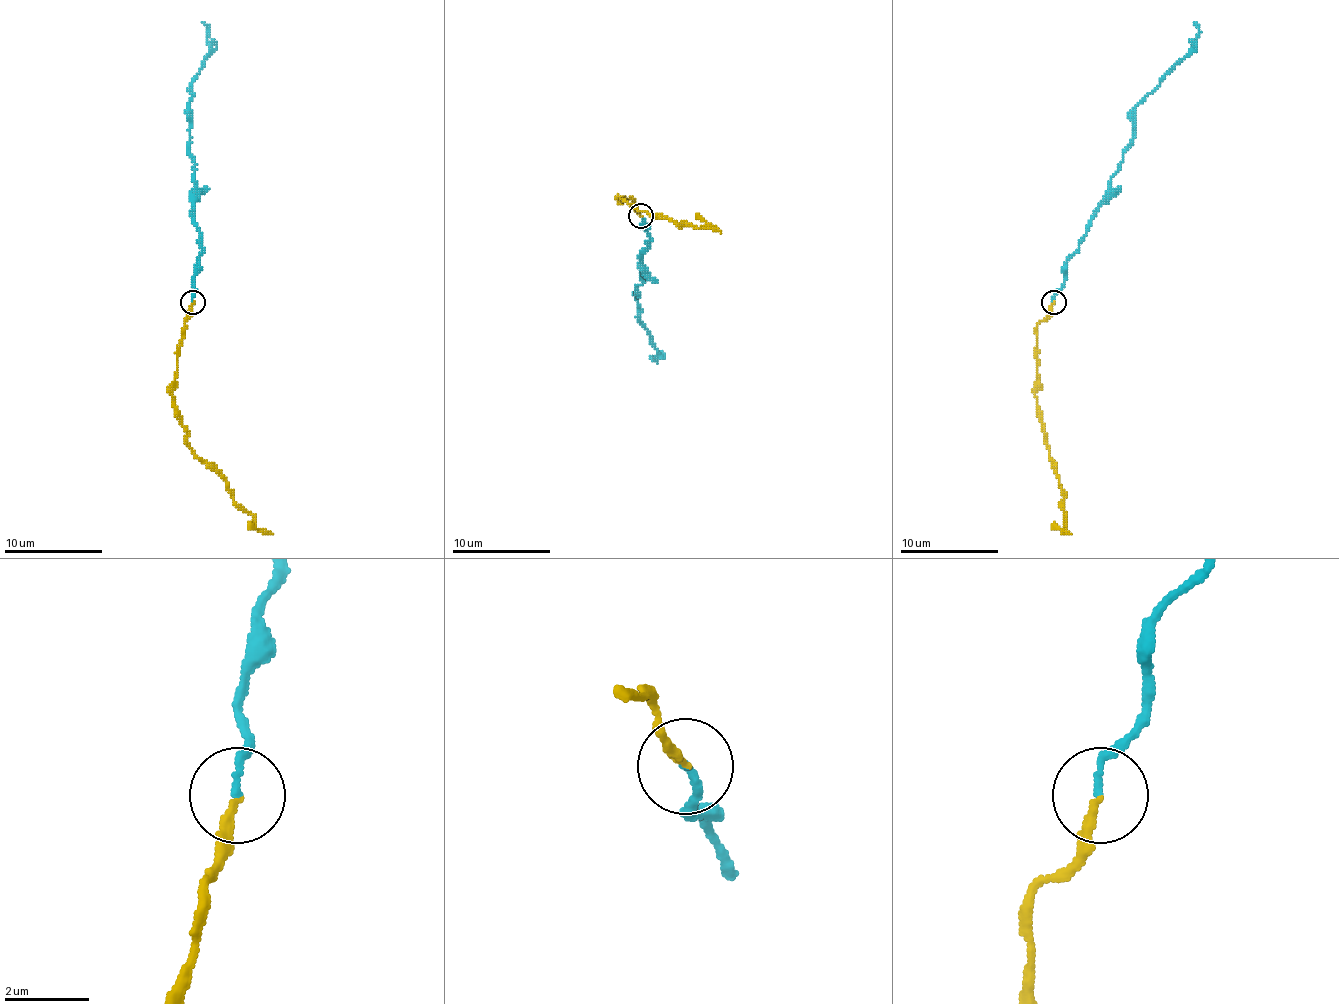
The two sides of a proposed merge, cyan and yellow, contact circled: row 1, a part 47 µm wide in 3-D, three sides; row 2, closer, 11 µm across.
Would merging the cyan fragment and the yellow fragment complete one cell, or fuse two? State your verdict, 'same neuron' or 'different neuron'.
same neuron

